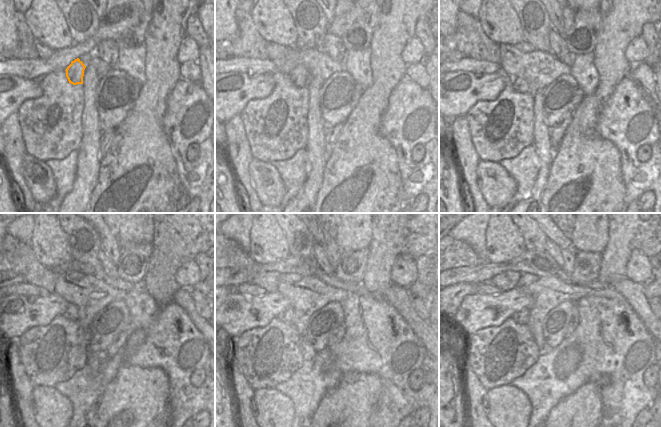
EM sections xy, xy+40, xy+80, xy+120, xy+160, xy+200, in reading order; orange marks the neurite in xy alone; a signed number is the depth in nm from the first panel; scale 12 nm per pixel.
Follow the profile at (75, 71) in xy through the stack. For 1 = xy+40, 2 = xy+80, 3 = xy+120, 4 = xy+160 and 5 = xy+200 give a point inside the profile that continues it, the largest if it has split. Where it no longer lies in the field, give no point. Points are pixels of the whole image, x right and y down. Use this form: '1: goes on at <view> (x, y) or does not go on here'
1: goes on at xy+40 (299, 75)
2: goes on at xy+80 (520, 85)
3: goes on at xy+120 (71, 312)
4: goes on at xy+160 (288, 315)
5: goes on at xy+200 (521, 317)

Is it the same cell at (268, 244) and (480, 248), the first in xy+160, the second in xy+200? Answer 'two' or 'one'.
two

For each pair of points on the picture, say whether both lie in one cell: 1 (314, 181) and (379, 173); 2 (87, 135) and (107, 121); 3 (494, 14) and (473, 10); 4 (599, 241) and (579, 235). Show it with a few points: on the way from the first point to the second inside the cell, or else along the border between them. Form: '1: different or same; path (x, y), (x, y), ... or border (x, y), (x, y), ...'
1: different; border (327, 158), (324, 164), (323, 180), (314, 202)
2: different; border (95, 103), (98, 126), (102, 131)
3: different; border (479, 10), (477, 18)
4: same; path (594, 238), (591, 235), (584, 235)

